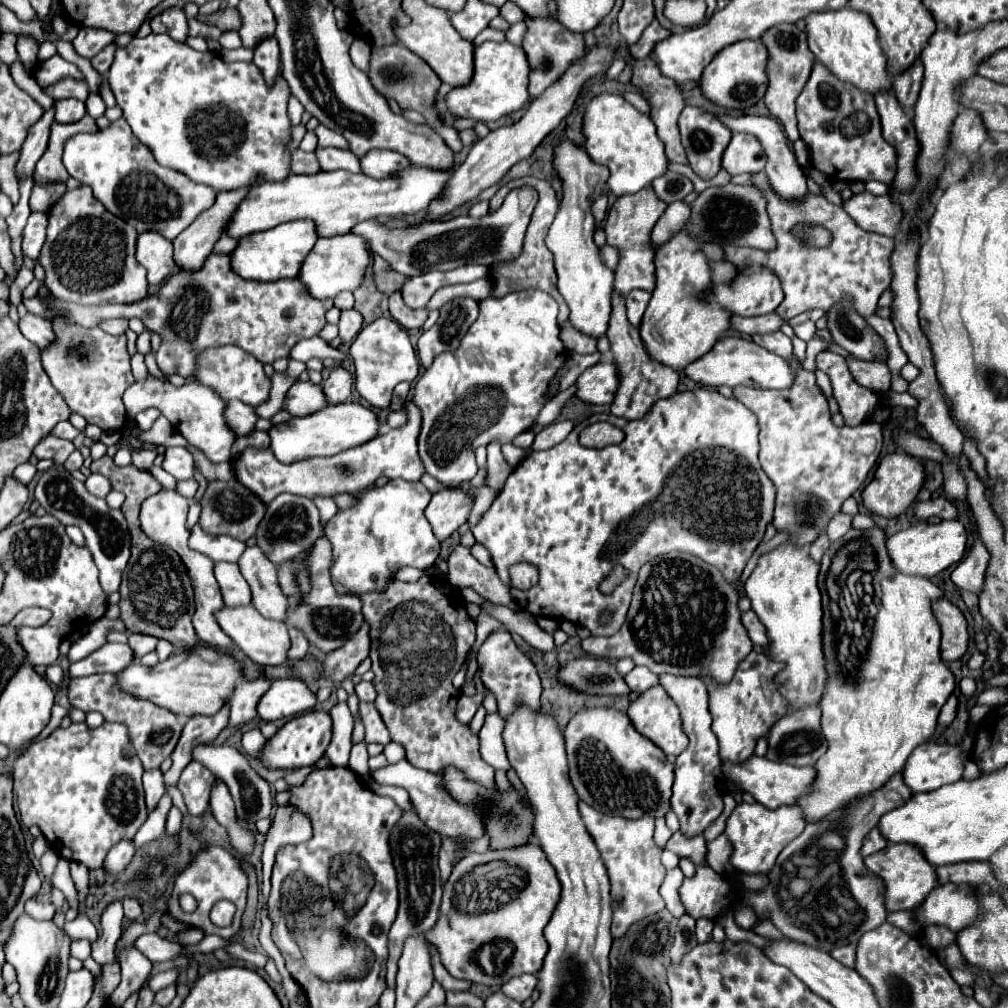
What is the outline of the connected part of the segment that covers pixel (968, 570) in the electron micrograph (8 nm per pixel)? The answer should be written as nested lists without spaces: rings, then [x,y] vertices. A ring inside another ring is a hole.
[[[975,537],[969,555],[957,565],[957,569],[951,573],[951,579],[957,587],[981,593],[983,591],[983,581],[985,581],[985,569],[989,563],[989,551],[983,545],[979,537]]]

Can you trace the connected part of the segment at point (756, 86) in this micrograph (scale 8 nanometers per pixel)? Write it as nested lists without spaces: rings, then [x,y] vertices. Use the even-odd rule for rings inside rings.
[[[739,41],[731,47],[725,47],[715,55],[715,59],[705,67],[701,75],[701,89],[707,99],[711,99],[715,105],[727,107],[727,109],[747,109],[761,101],[767,93],[767,47],[763,47],[763,41]]]

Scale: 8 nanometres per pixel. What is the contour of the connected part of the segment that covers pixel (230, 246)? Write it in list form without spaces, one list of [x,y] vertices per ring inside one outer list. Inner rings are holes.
[[[223,233],[221,239],[215,243],[215,251],[221,251],[221,253],[231,253],[235,247],[237,247],[237,239],[231,239],[231,235]]]

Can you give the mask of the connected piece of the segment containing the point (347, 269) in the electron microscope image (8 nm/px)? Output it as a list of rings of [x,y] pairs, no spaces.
[[[343,233],[335,237],[319,237],[313,251],[307,255],[303,263],[303,271],[299,279],[307,285],[309,293],[315,299],[327,299],[337,297],[341,291],[355,291],[365,281],[365,269],[369,265],[371,257],[367,251],[367,241],[355,233]]]

